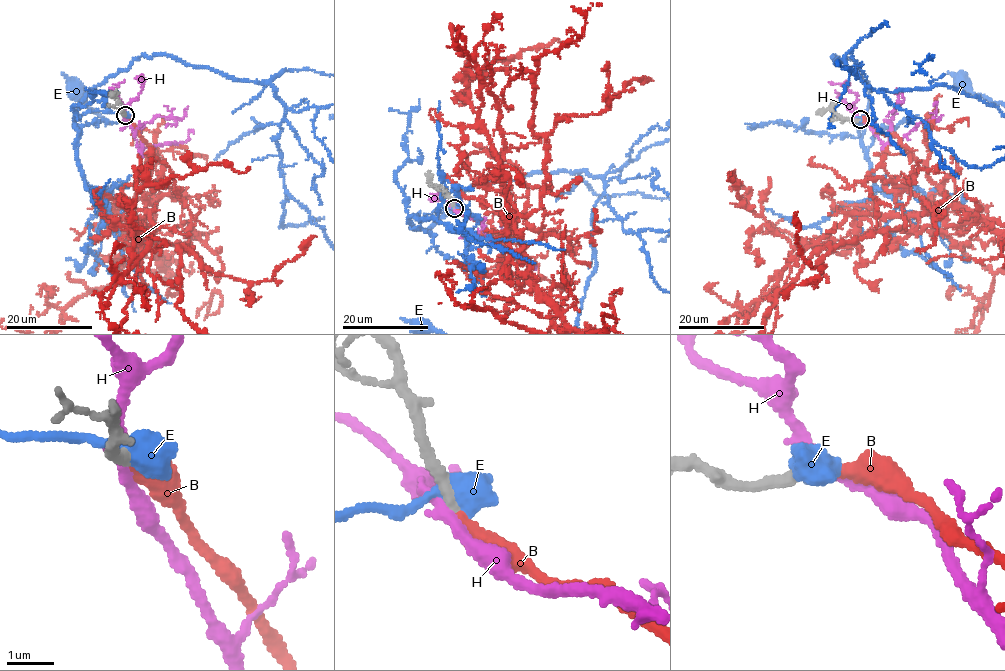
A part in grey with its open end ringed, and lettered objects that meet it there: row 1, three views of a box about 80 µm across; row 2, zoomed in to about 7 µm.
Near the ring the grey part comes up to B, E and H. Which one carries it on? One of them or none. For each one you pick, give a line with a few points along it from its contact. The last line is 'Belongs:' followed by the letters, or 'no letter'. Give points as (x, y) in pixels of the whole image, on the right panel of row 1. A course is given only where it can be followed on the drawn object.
Belongs: B

